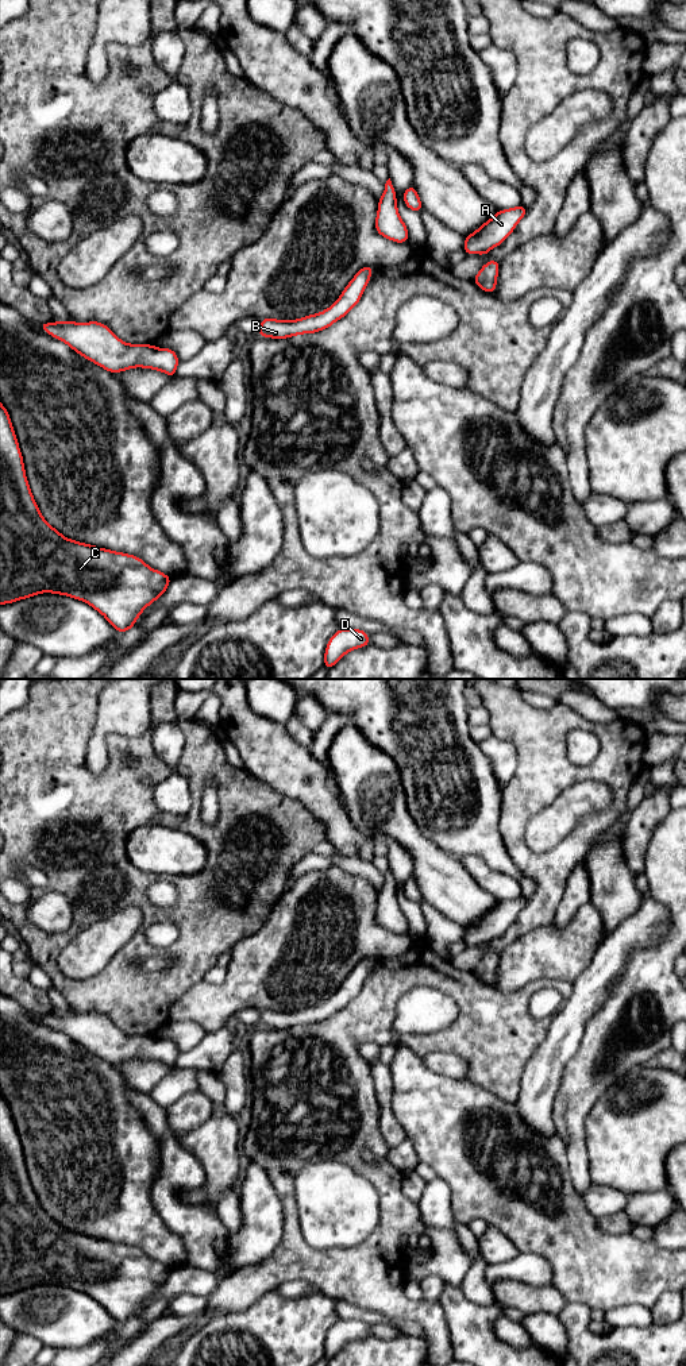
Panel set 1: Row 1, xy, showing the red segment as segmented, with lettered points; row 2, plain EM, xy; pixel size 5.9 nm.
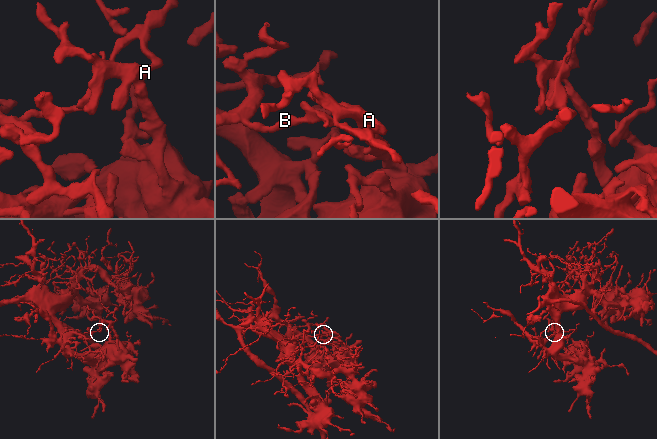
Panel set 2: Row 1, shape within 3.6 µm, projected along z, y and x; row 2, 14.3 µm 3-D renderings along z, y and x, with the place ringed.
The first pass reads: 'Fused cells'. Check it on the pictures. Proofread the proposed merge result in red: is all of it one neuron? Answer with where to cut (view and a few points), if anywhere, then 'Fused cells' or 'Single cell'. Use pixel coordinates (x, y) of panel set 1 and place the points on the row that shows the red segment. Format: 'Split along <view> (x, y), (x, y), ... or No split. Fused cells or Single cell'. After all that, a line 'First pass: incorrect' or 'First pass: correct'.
No split. Single cell
First pass: incorrect

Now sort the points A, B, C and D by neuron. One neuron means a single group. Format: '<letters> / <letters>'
A B C D

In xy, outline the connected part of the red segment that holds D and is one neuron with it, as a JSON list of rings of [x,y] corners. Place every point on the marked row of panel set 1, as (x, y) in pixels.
[[[339,629],[327,644],[324,653],[324,667],[334,667],[347,652],[367,647],[369,634],[361,629]]]

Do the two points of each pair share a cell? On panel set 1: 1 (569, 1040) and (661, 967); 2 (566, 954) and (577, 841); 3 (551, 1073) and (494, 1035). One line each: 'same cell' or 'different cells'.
1: different cells
2: different cells
3: different cells

